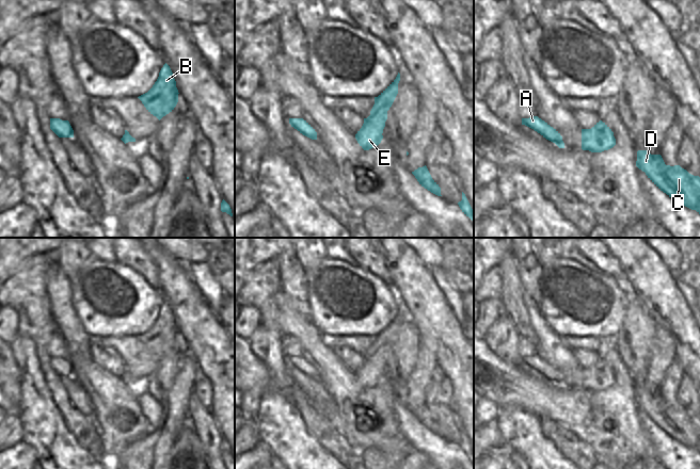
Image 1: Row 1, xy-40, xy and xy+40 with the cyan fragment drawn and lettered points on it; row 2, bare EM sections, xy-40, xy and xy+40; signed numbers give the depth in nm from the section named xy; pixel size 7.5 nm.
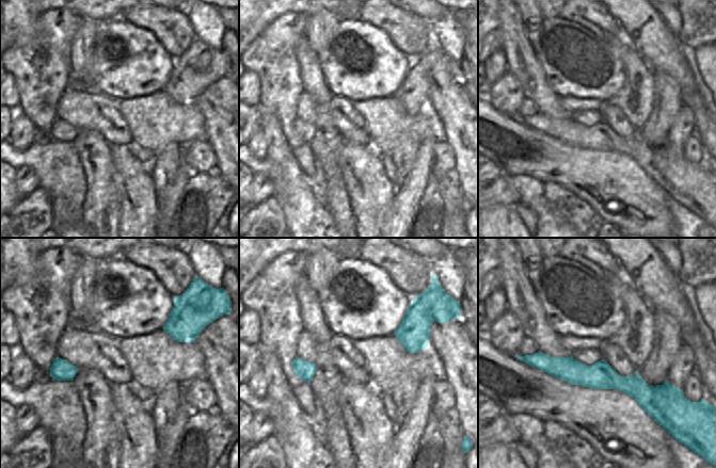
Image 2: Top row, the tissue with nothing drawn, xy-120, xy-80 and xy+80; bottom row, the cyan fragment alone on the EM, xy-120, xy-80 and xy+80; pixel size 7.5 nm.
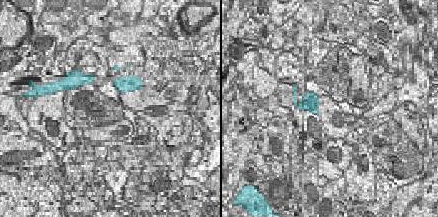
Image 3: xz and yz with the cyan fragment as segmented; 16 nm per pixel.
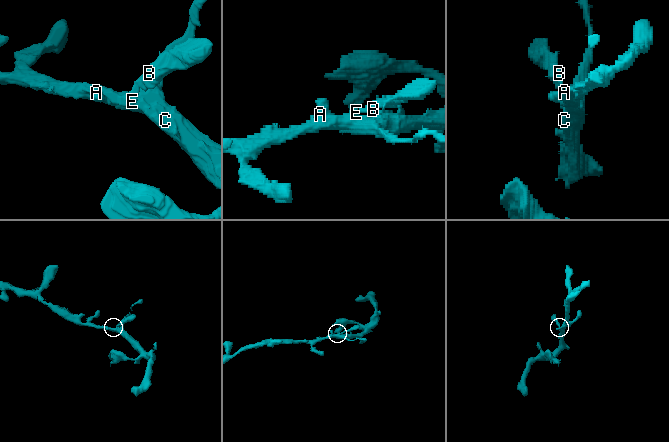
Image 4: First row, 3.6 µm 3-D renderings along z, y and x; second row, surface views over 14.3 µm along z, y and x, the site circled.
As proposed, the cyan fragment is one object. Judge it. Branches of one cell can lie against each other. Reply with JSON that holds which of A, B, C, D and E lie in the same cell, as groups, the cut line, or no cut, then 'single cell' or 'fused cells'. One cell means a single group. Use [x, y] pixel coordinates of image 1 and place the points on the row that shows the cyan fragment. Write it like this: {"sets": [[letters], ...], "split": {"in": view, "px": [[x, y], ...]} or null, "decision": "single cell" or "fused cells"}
{"sets": [["A", "B", "C", "D", "E"]], "split": null, "decision": "single cell"}

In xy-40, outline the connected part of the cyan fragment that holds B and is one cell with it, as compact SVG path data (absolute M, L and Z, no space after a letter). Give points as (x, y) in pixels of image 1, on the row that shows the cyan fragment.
M165 63L153 87L138 98L159 120L172 112L178 102L178 90L170 66Z

